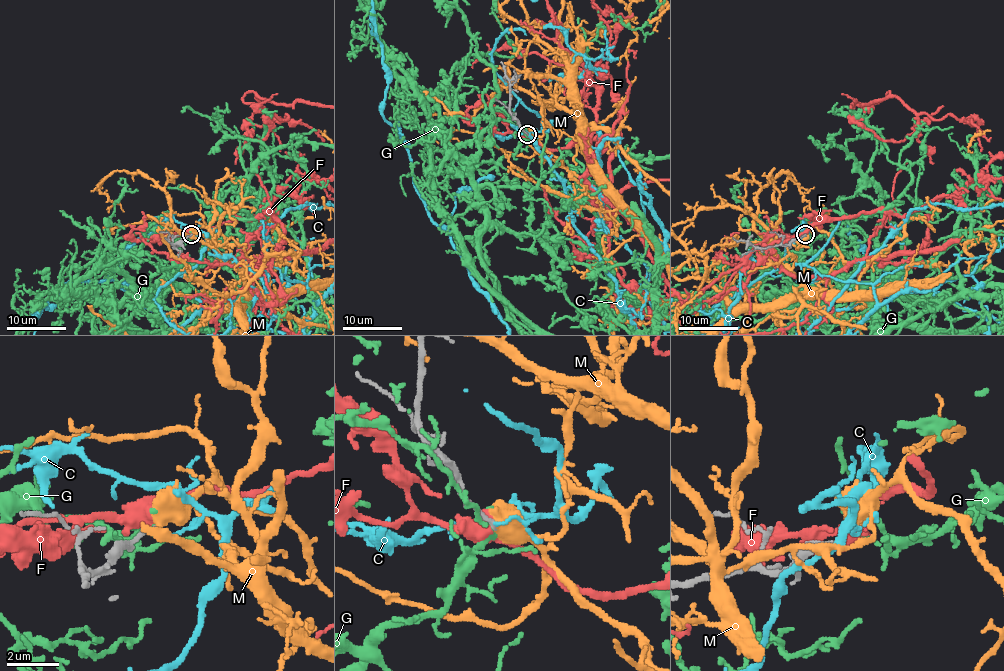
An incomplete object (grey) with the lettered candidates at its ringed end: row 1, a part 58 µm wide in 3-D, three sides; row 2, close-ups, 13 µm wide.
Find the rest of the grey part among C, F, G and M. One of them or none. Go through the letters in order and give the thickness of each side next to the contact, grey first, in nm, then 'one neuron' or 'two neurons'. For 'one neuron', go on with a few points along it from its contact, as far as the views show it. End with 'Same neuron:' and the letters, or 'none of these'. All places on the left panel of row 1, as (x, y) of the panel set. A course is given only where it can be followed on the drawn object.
C: calibres 180 and 90 nm; two neurons
F: calibres 190 and 400 nm; two neurons
G: calibres 190 and 280 nm; two neurons
M: calibres 180 and 700 nm; one neuron
Same neuron: M

